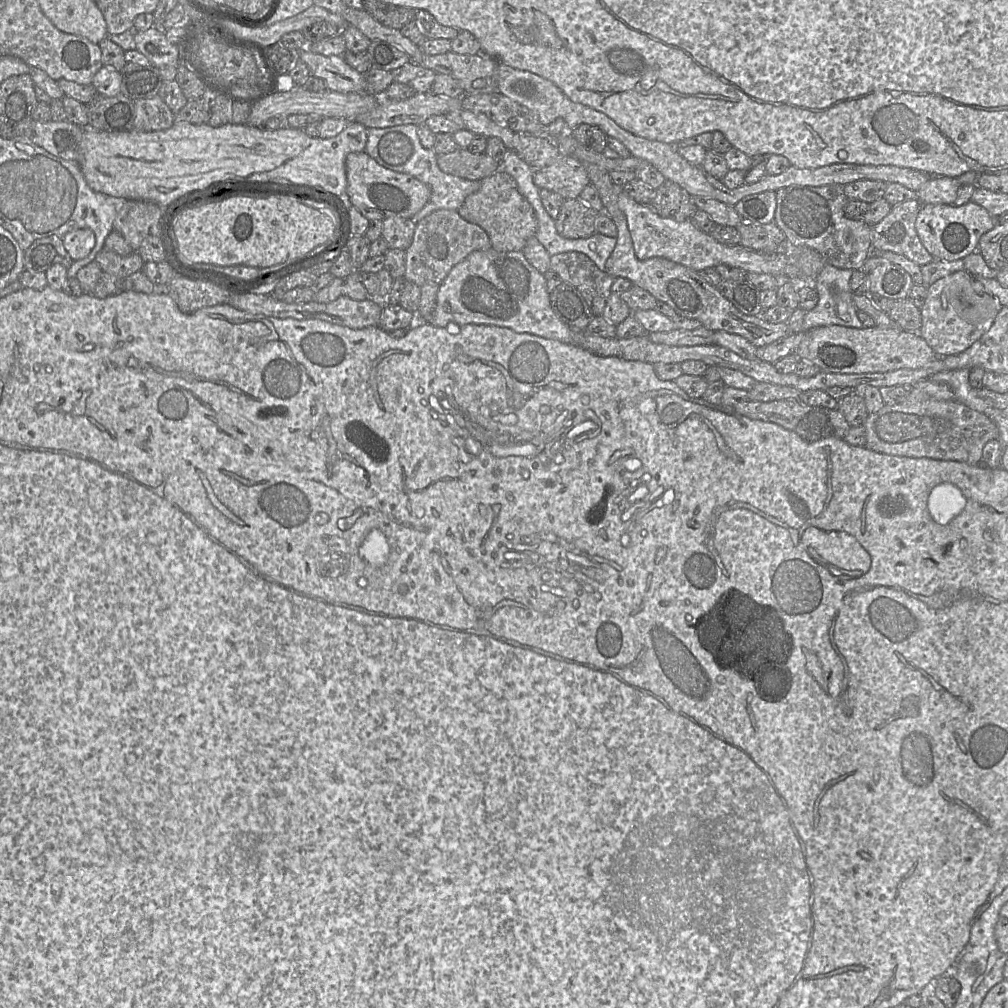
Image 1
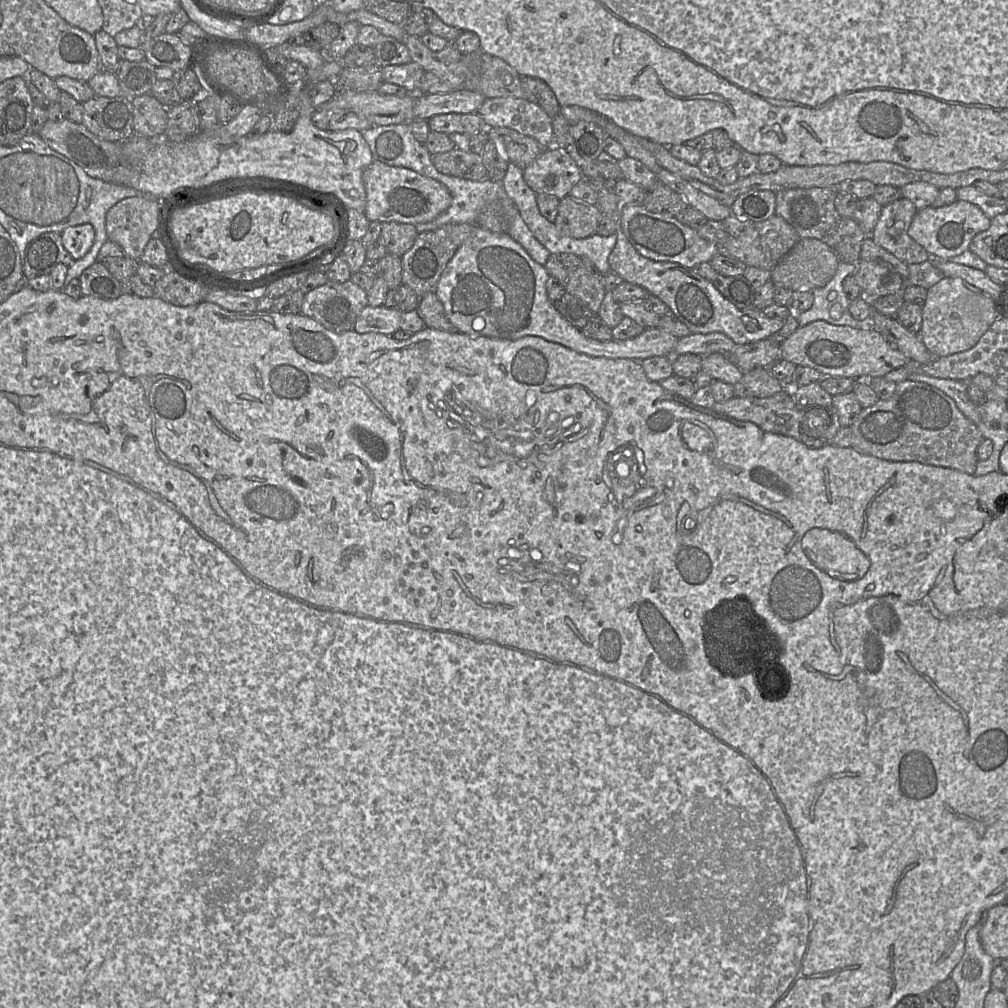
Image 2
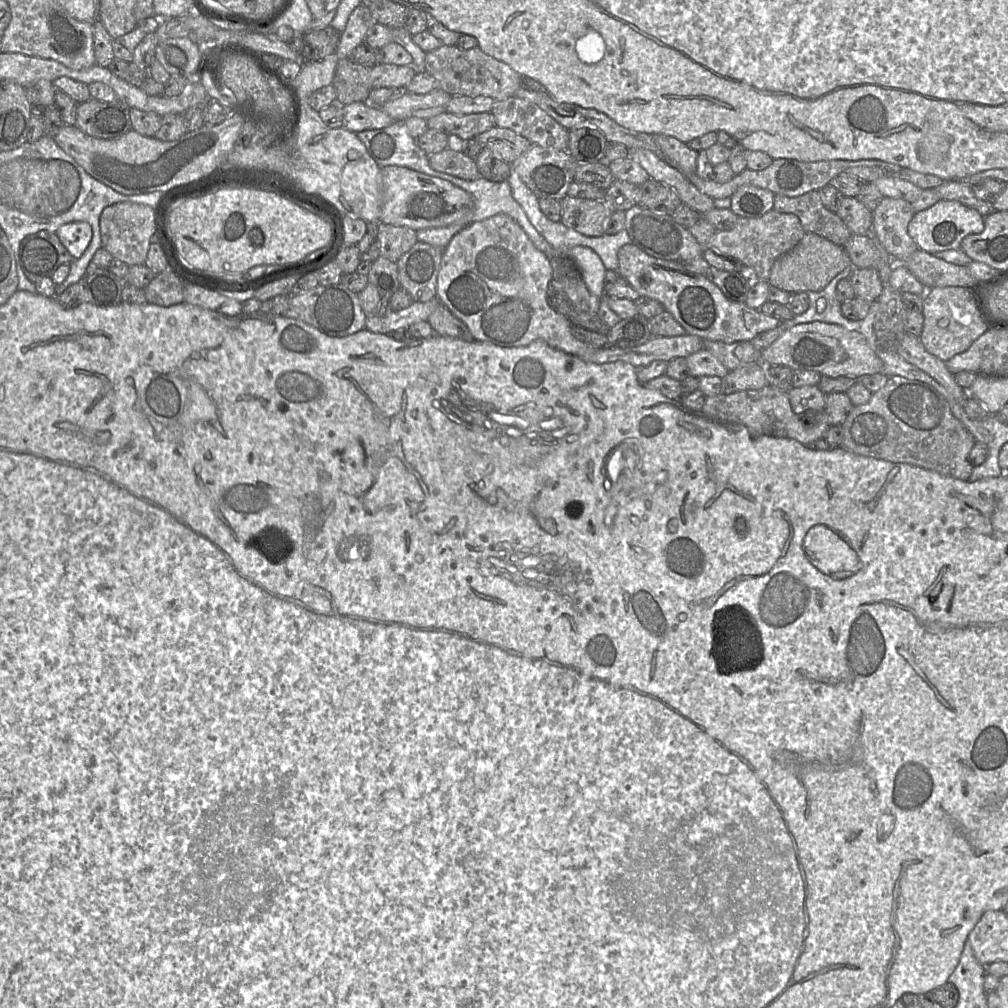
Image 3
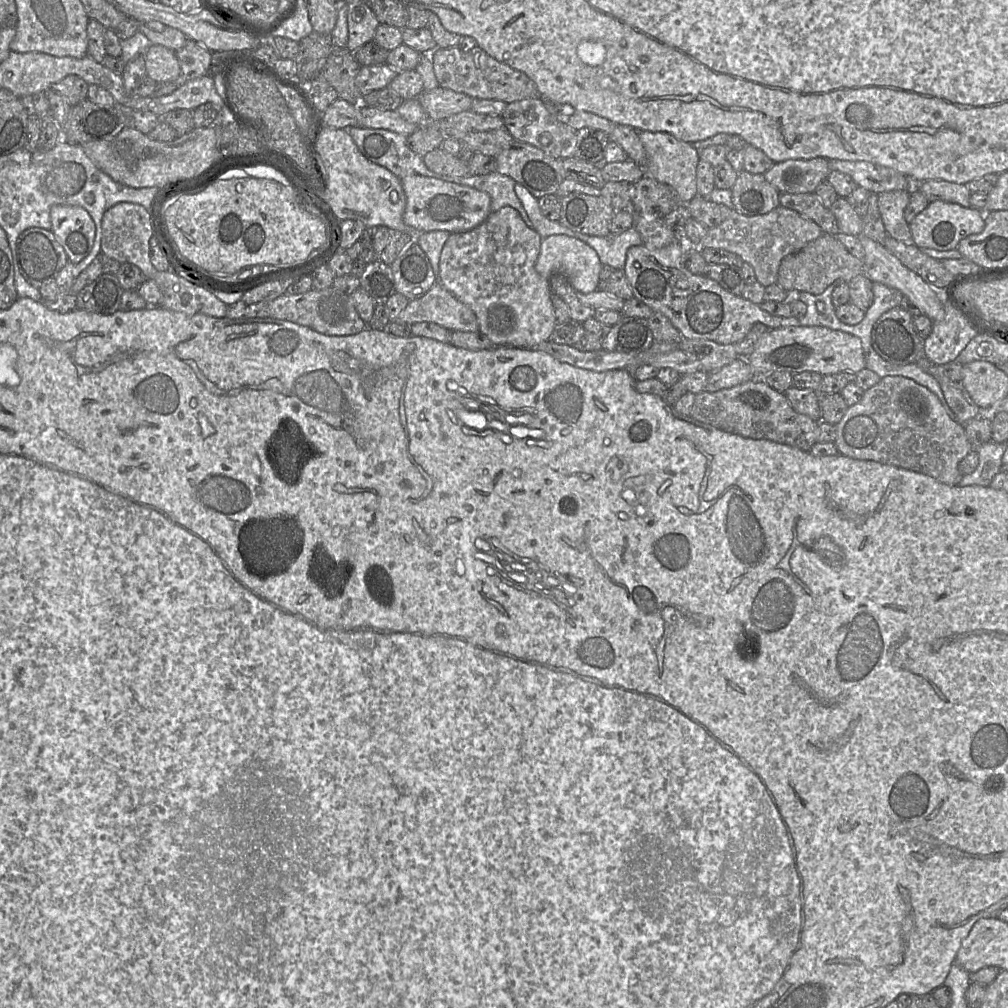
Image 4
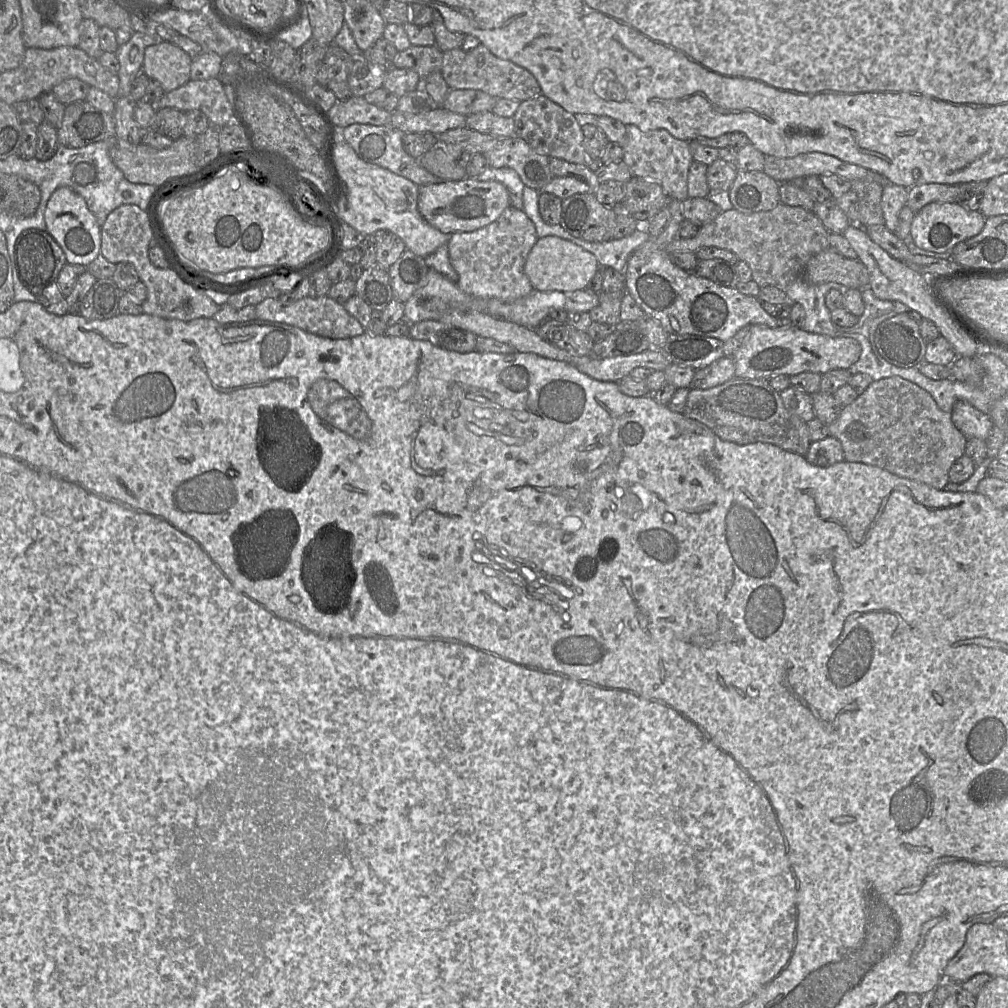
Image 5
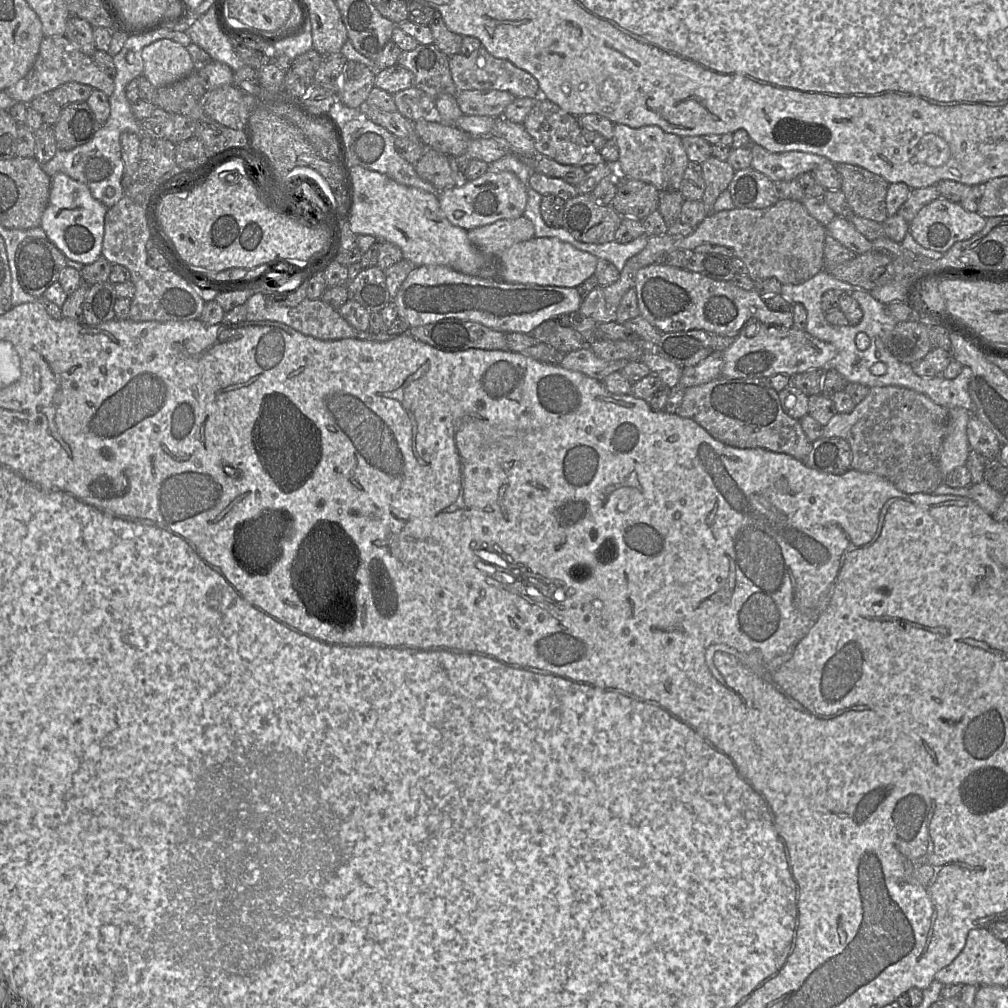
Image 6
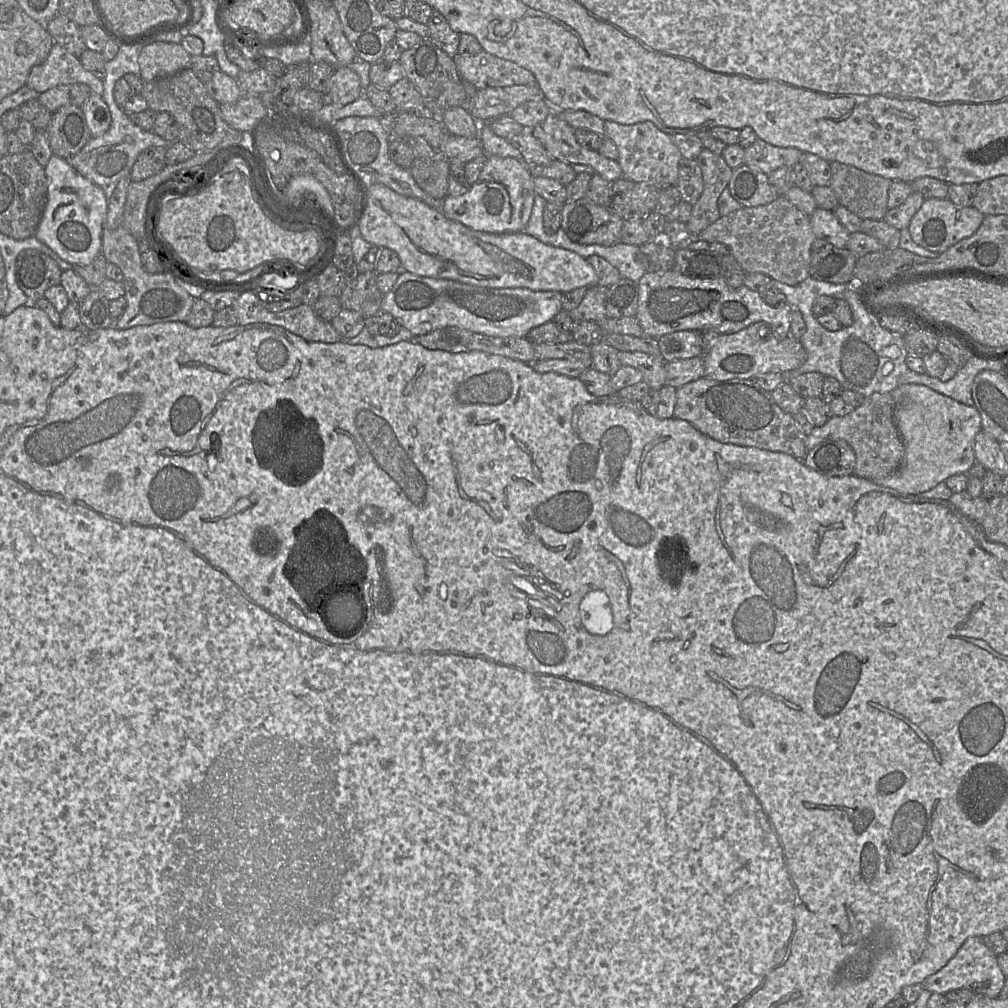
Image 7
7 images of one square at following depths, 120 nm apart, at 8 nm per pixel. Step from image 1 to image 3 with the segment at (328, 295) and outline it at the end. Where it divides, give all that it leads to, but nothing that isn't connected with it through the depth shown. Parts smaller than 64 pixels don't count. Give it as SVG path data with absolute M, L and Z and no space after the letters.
M340 283L336 285L319 284L306 292L291 294L289 307L283 316L301 320L333 337L356 334L365 329L366 322L366 314L363 311L358 294Z

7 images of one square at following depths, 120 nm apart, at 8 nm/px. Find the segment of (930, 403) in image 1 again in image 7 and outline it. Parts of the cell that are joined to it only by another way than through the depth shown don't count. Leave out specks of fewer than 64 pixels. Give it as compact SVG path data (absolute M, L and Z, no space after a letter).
M874 392L863 403L844 416L833 415L823 426L813 428L806 441L807 453L820 442L844 440L854 450L856 476L872 480L892 474L904 457L904 444L894 422L894 400L890 393Z

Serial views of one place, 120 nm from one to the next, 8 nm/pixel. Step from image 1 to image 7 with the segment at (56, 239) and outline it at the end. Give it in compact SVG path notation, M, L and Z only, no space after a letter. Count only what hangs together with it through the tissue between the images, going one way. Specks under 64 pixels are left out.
M27 249L17 257L16 281L29 303L36 303L48 288L60 284L61 273L56 261L40 251Z

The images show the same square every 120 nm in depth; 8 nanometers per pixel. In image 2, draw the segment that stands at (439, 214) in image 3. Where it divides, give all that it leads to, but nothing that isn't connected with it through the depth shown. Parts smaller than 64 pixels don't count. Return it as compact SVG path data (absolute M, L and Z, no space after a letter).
M373 160L363 171L362 179L366 191L364 214L369 221L394 221L413 225L425 223L436 218L451 204L451 194L446 186L408 168Z

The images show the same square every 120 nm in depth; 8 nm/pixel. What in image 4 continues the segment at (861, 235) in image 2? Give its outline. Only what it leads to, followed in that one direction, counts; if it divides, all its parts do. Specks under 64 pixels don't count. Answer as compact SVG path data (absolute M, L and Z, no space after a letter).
M814 192L802 194L780 193L779 204L812 220L825 234L836 234L838 232L838 224L834 214L822 204Z

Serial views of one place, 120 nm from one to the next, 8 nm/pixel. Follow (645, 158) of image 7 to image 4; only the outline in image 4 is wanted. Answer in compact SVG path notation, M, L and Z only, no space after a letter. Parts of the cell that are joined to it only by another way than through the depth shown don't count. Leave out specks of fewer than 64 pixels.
M637 130L638 136L646 151L646 176L650 176L669 186L675 193L679 204L687 204L697 194L696 169L700 160L699 151L687 142L678 140L667 132Z

